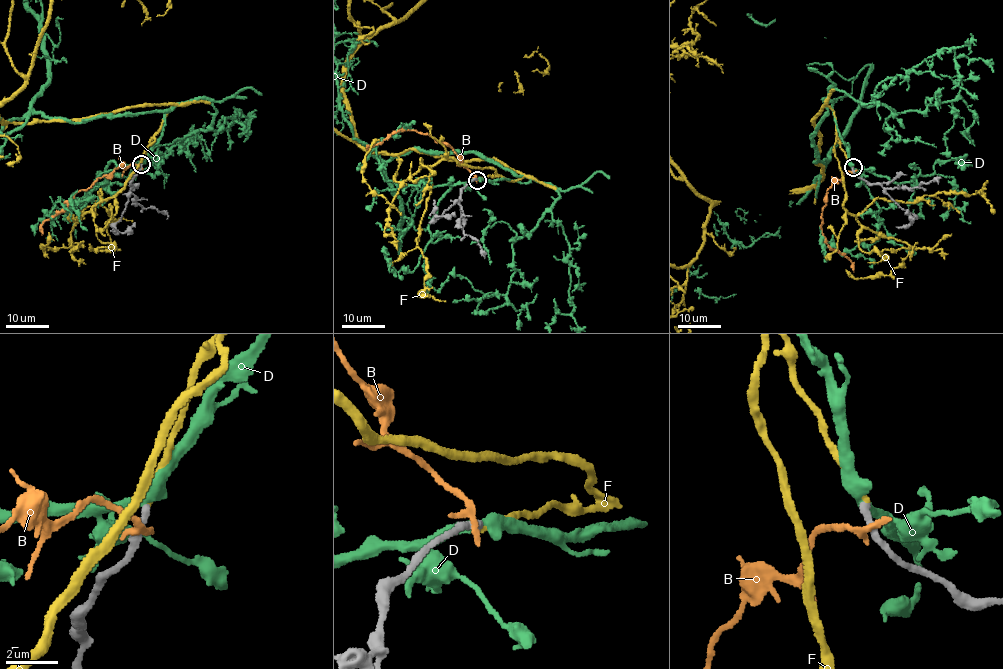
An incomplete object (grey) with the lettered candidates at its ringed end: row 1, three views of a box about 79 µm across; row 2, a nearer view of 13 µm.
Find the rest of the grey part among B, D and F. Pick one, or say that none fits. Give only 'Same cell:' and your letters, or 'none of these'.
Same cell: F

